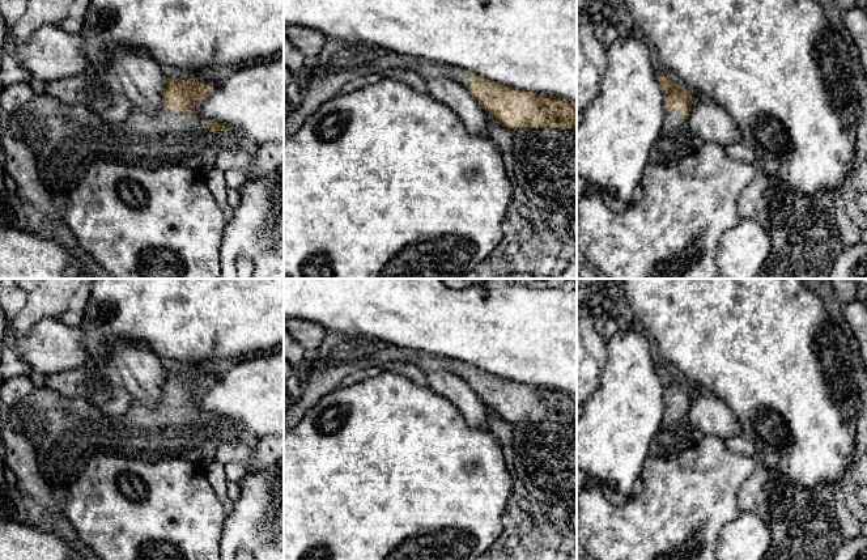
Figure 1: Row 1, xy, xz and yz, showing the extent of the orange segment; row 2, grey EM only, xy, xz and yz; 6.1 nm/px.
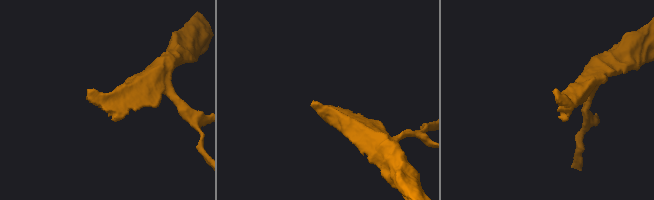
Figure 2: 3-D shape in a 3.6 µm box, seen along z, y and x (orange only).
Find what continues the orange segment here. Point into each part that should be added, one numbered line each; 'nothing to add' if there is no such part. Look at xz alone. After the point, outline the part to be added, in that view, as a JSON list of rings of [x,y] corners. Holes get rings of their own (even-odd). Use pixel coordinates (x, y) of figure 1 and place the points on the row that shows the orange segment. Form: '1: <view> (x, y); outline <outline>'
1: xz (341, 60); outline [[[327,37],[305,88],[299,89],[301,106],[284,120],[284,137],[290,136],[319,109],[340,94],[343,86],[358,77],[377,75],[384,69],[411,69],[428,82],[447,77],[468,88],[469,71],[460,67],[429,61],[421,56],[400,55],[367,42]]]

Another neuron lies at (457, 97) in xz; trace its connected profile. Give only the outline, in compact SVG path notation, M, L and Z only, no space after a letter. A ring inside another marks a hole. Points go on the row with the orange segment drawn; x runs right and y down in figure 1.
M447 77L428 85L429 96L454 110L471 135L488 135L488 114L467 88Z

